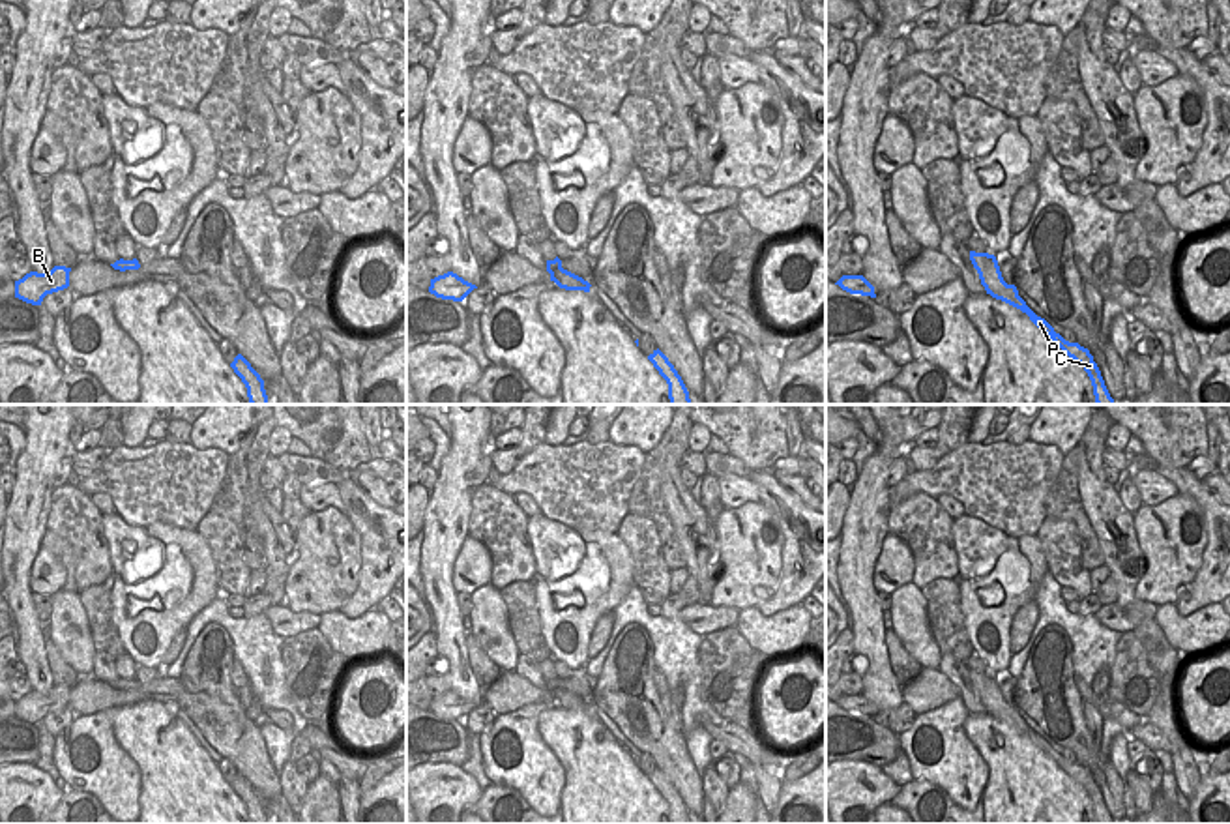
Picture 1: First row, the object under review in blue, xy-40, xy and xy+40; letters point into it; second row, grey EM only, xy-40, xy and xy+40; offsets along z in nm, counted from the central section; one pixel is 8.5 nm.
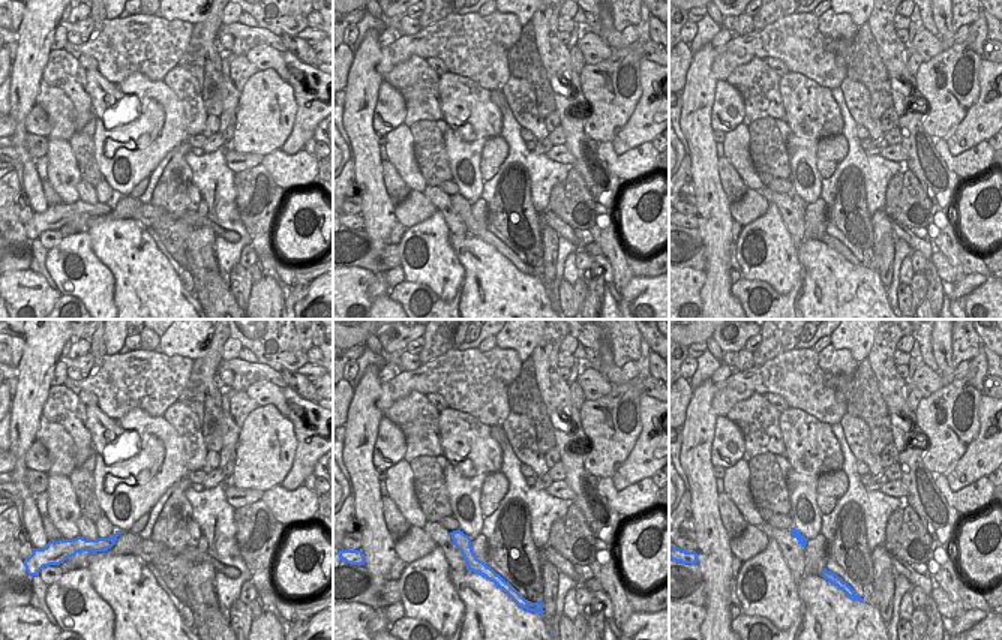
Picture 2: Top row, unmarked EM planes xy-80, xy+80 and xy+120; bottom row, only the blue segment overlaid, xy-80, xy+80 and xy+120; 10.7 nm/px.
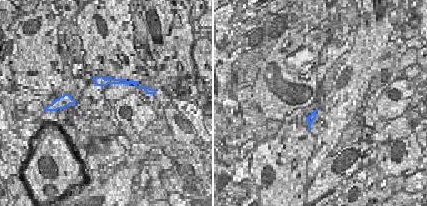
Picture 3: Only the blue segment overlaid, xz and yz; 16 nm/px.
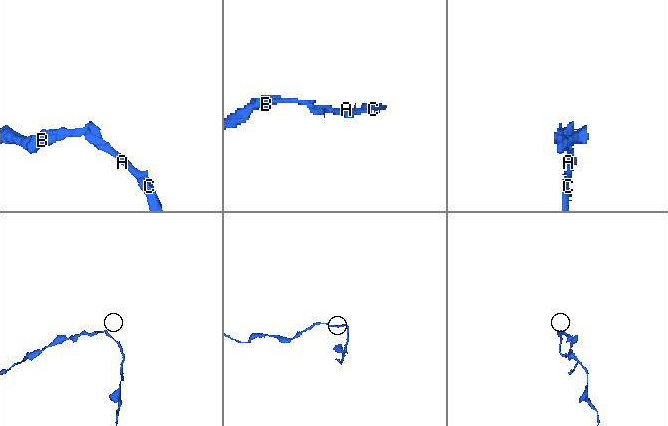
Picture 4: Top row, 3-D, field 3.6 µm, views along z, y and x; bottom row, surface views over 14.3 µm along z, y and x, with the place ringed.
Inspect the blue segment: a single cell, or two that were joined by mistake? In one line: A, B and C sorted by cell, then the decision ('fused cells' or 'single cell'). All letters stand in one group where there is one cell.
A C / B; fused cells

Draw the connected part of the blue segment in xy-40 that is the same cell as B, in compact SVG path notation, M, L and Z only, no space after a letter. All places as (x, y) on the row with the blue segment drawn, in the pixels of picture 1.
M54 266L47 273L30 272L22 279L15 281L15 298L32 305L41 305L47 294L69 287L69 272L71 268L66 266Z

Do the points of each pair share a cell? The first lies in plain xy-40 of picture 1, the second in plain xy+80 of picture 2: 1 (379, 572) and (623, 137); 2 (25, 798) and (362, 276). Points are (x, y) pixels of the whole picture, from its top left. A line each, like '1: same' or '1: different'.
1: same
2: same

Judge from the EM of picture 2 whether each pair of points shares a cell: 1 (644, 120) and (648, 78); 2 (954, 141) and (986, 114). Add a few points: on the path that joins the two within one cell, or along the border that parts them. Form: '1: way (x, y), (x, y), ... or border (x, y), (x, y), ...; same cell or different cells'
1: way (645, 110), (648, 89); same cell
2: way (962, 138), (978, 122); same cell

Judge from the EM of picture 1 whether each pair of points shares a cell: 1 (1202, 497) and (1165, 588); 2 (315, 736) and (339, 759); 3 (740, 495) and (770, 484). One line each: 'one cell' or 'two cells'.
1: two cells
2: one cell
3: two cells

